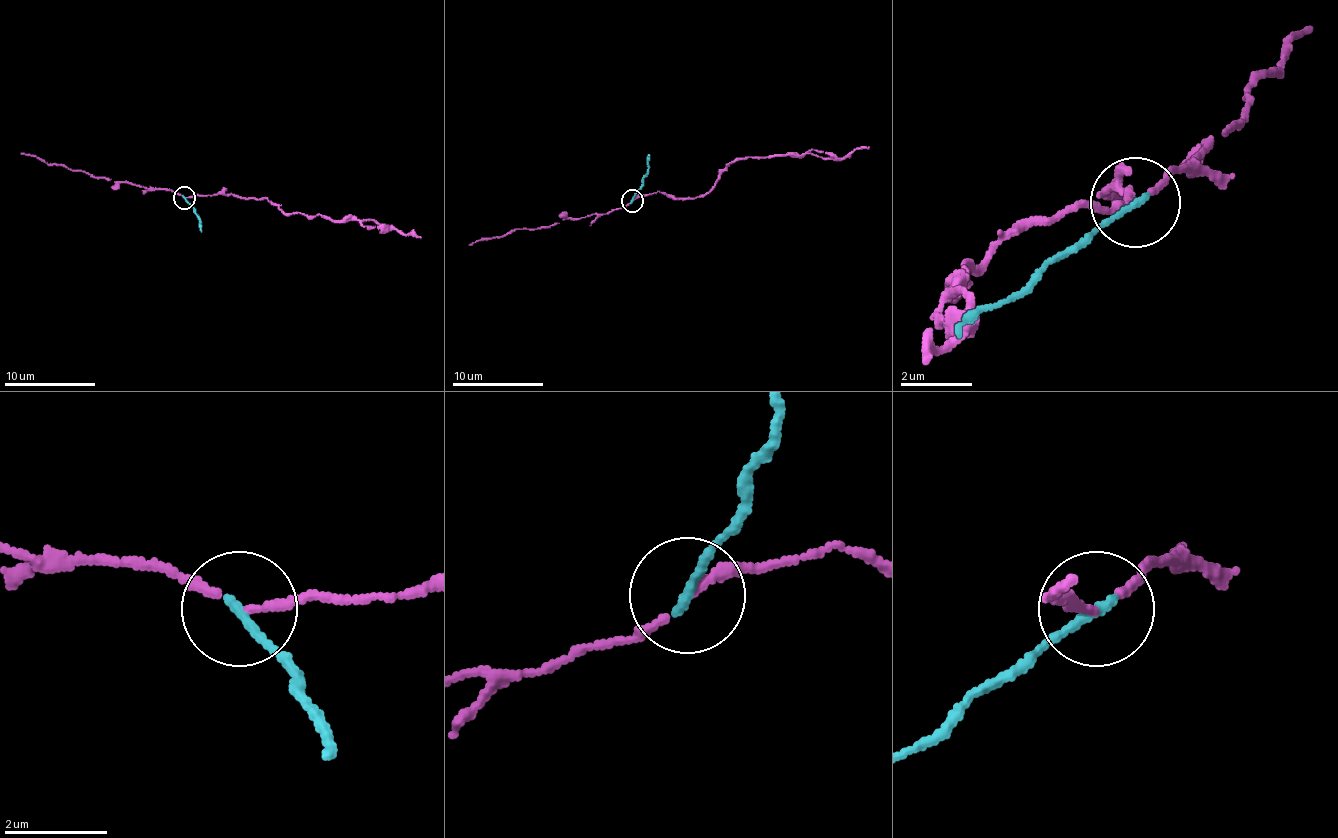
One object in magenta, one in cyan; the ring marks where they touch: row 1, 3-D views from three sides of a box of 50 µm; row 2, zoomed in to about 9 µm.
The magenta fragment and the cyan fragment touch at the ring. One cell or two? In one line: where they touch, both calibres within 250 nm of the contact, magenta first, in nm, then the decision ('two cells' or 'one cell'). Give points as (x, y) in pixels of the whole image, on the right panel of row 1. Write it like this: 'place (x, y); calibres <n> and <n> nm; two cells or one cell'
place (1135, 202); calibres 150 and 200 nm; two cells

